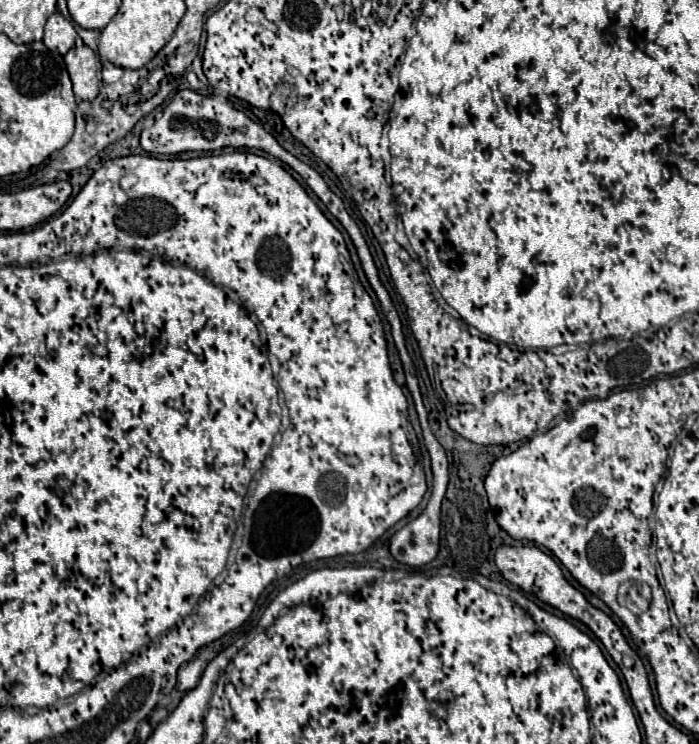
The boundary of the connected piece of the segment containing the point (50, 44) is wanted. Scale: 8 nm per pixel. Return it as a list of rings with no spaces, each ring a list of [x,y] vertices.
[[[59,12],[49,16],[43,36],[43,42],[49,50],[57,54],[67,54],[67,50],[73,48],[75,38],[77,38],[77,32],[69,20],[65,20]]]

